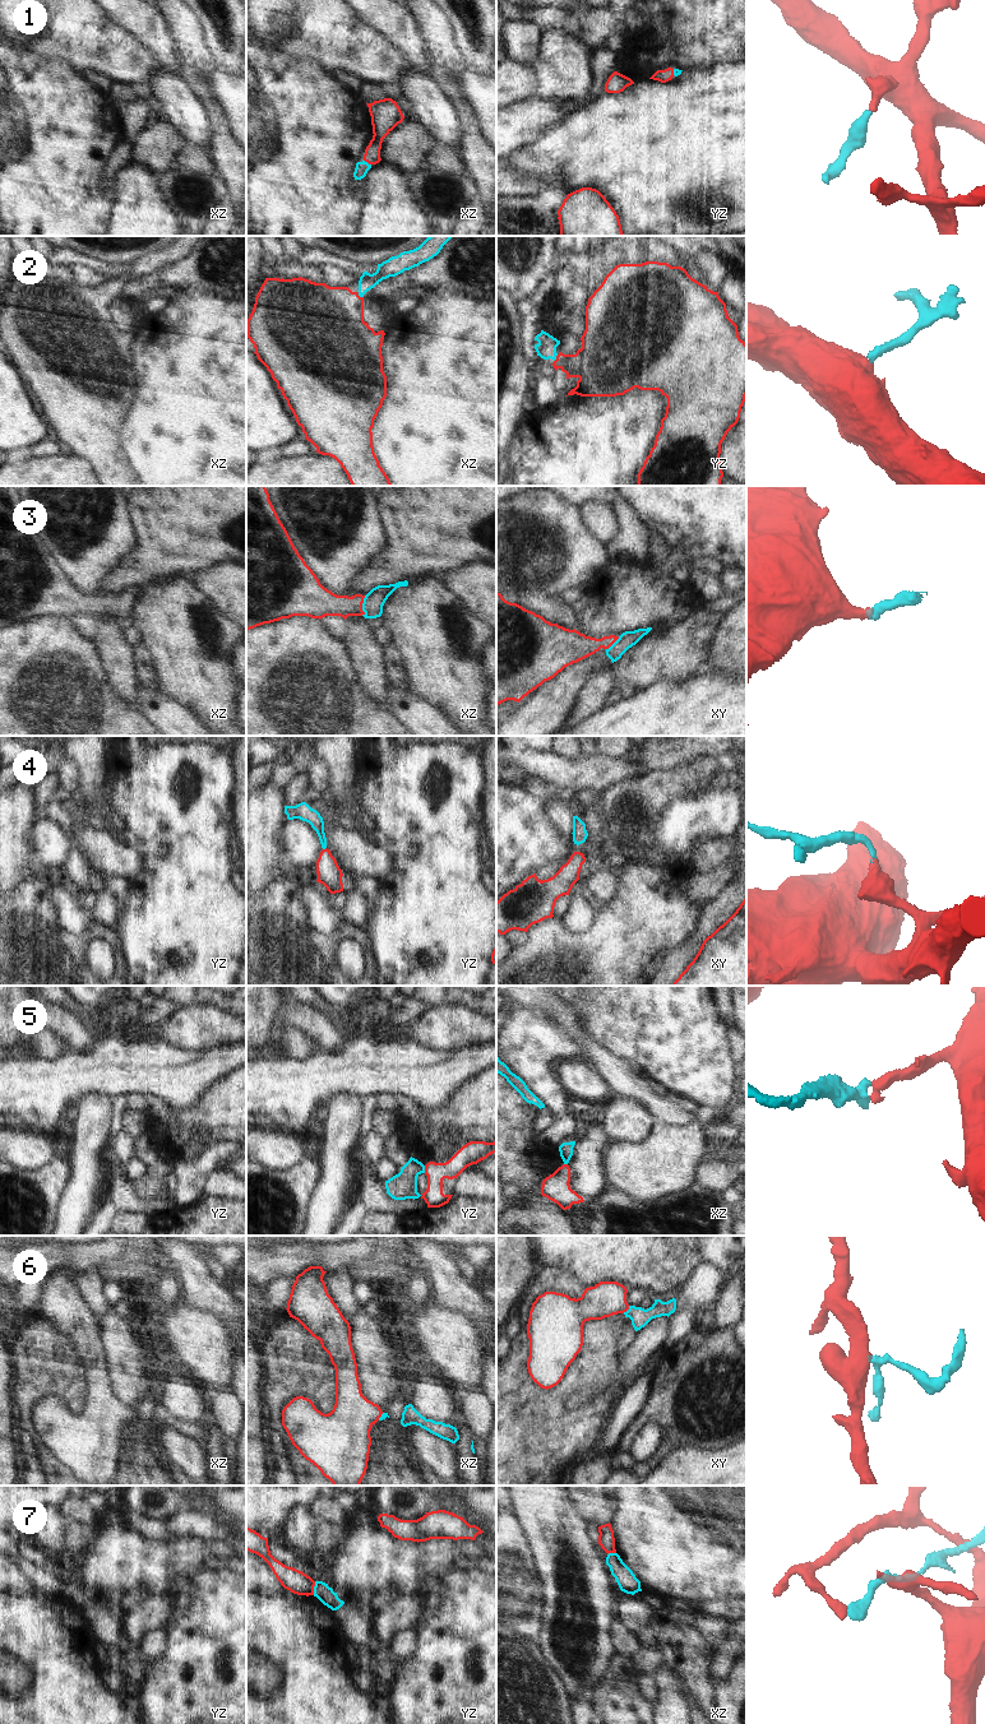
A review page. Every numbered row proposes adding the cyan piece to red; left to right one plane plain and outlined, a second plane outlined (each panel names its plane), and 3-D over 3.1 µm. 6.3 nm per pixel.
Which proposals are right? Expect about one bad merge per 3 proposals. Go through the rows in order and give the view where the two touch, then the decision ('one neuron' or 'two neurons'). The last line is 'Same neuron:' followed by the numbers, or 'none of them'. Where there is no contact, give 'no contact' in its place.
1: contact in xz; one neuron
2: contact in xz; one neuron
3: contact in xz; one neuron
4: contact in yz; one neuron
5: contact in yz; two neurons
6: contact in xy; one neuron
7: contact in yz; two neurons
Same neuron: 1, 2, 3, 4, 6

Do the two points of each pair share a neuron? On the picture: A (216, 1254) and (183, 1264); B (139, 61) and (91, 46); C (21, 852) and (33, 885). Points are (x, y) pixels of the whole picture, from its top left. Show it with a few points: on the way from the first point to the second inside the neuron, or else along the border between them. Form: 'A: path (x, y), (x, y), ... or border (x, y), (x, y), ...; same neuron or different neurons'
A: border (193, 1249), (204, 1260); different neurons
B: path (128, 60), (102, 46); same neuron
C: border (31, 875), (13, 890); different neurons

